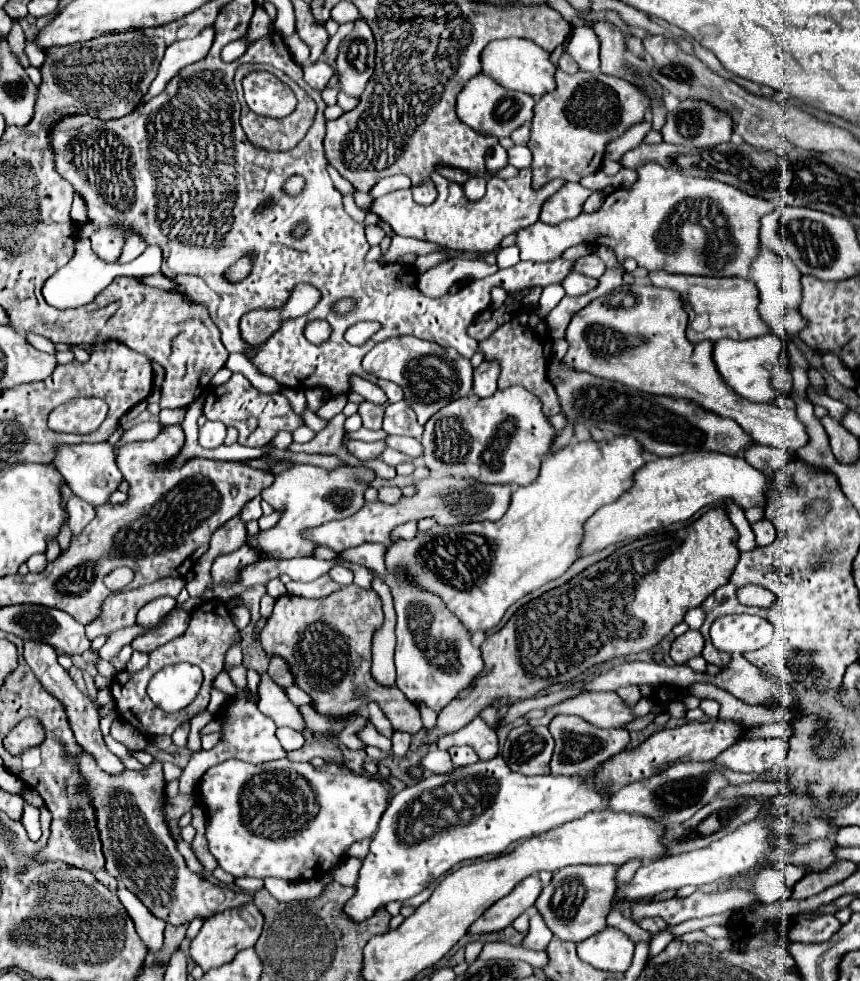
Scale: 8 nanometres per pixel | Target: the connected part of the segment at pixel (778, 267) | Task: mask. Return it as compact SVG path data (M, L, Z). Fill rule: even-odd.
M760 246L754 264L750 264L750 278L754 280L756 288L760 290L760 314L772 326L772 332L778 334L782 340L790 340L792 336L786 332L782 318L788 310L798 310L800 304L800 272L794 264L782 256L774 256L770 250Z

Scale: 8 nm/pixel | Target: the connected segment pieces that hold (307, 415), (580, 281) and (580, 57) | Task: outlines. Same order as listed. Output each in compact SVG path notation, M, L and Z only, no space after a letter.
M310 410L304 412L304 422L306 422L314 432L320 432L320 430L324 430L324 428L328 426L328 420L320 418L318 414L314 414L314 412L310 412Z
M572 272L564 282L564 290L568 296L580 296L580 294L586 294L588 290L592 290L594 286L598 284L598 280L590 278L590 276L580 276L580 272Z
M574 28L568 36L566 50L572 54L582 72L594 72L596 68L600 68L598 36L590 28Z

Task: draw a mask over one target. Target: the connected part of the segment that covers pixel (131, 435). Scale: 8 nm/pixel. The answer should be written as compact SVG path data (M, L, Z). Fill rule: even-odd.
M148 420L148 422L140 422L140 424L132 426L132 428L122 436L122 440L117 443L116 455L122 444L132 442L132 440L152 440L154 436L158 436L158 430L160 430L160 428L162 428L162 424L160 424L158 420Z

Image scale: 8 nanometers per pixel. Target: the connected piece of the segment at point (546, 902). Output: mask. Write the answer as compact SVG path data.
M566 866L554 872L548 886L542 888L542 894L536 900L538 912L544 916L548 928L560 940L582 942L594 932L602 932L606 928L606 914L610 906L610 898L616 892L616 872L614 866Z

